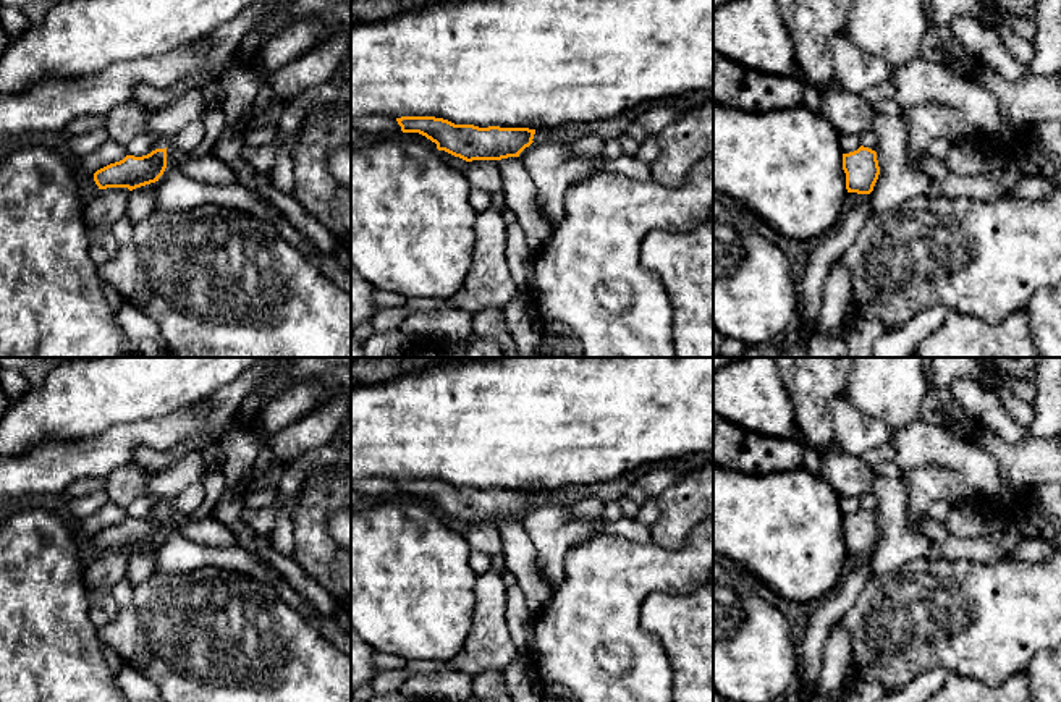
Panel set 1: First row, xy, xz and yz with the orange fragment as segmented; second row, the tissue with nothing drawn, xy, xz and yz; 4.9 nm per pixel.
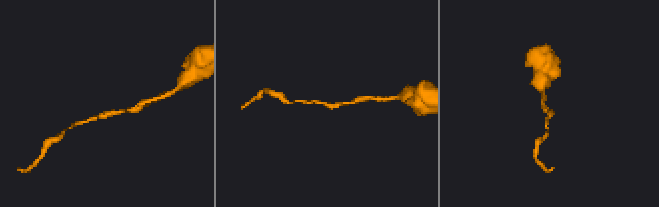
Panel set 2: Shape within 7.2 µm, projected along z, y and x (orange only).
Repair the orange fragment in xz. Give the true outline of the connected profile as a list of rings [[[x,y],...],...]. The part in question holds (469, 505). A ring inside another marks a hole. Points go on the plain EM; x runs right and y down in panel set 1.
[[[401,479],[396,484],[403,495],[419,495],[435,505],[438,513],[466,524],[519,519],[535,497],[535,492],[529,490],[479,490],[435,479]]]

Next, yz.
[[[860,508],[857,513],[843,516],[848,555],[870,556],[880,537],[877,514]]]

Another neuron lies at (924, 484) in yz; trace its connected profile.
[[[917,466],[904,471],[901,480],[907,495],[909,522],[915,529],[919,529],[920,519],[928,514],[933,500],[943,498],[953,506],[961,506],[970,500],[962,477],[949,467]]]

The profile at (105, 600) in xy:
[[[95,594],[92,597],[92,602],[97,603],[108,615],[110,620],[116,618],[120,607],[112,594]]]

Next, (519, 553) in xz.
[[[519,519],[497,522],[503,542],[503,561],[516,577],[526,607],[537,613],[550,600],[553,587],[537,571],[537,550]]]

